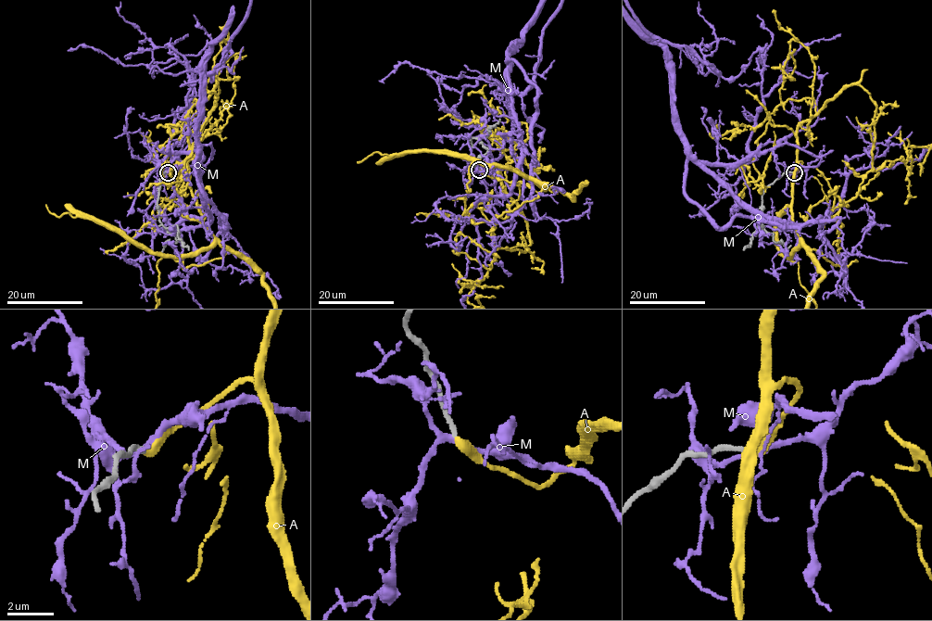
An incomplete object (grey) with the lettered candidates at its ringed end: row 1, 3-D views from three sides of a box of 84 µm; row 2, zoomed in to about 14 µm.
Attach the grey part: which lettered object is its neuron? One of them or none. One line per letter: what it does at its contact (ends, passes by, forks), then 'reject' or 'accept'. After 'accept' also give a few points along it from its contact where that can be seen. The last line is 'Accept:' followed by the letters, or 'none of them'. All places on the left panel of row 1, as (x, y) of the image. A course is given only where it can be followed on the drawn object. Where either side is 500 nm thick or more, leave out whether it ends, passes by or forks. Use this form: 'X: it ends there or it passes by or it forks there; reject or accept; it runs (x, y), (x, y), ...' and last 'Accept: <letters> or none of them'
A: it ends there; accept
M: it forks there; reject
Accept: A

